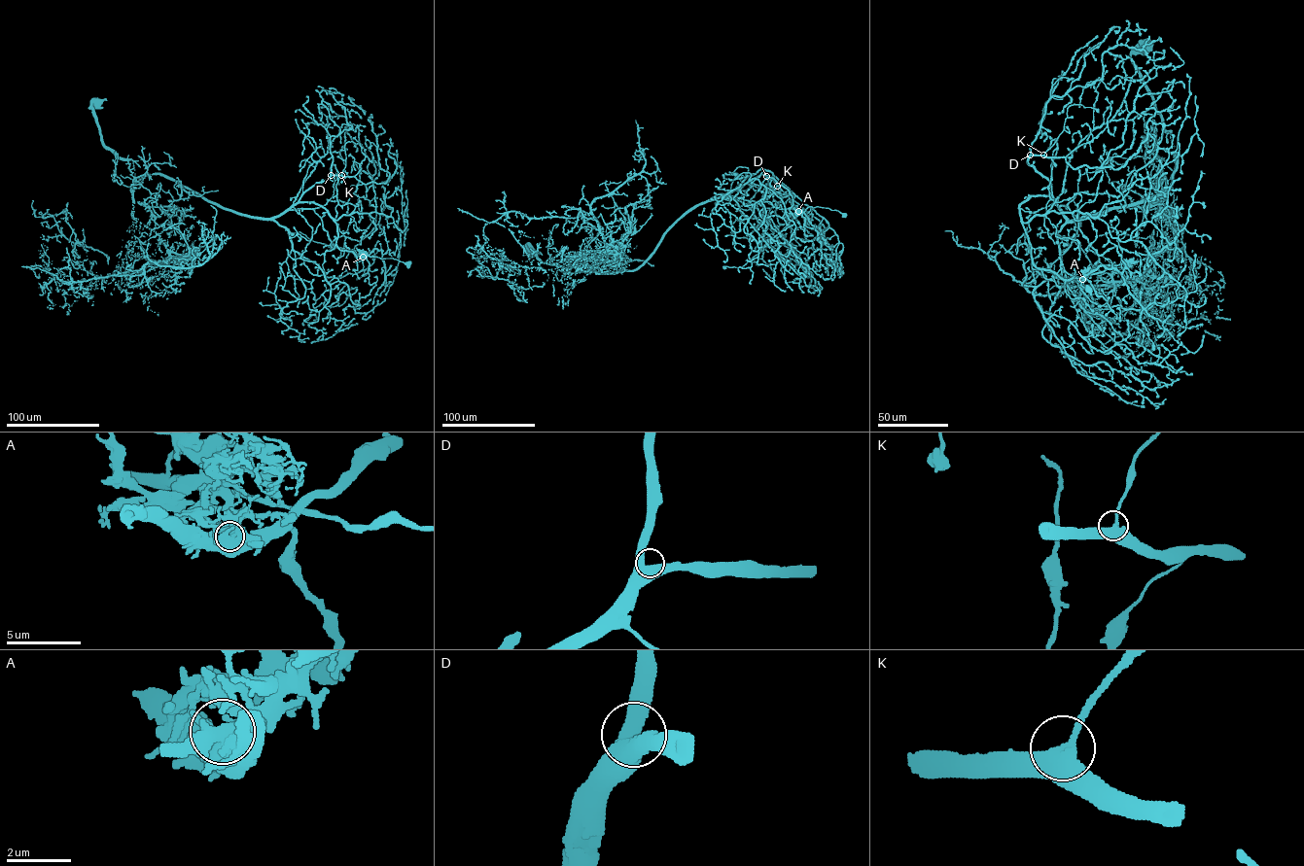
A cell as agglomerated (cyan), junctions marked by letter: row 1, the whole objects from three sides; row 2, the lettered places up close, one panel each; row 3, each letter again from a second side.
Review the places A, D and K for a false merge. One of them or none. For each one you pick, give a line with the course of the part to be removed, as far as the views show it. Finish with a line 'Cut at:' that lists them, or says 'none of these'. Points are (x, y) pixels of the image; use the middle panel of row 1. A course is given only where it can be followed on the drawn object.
A: course (798, 211), (743, 266), (725, 268)
Cut at: A

